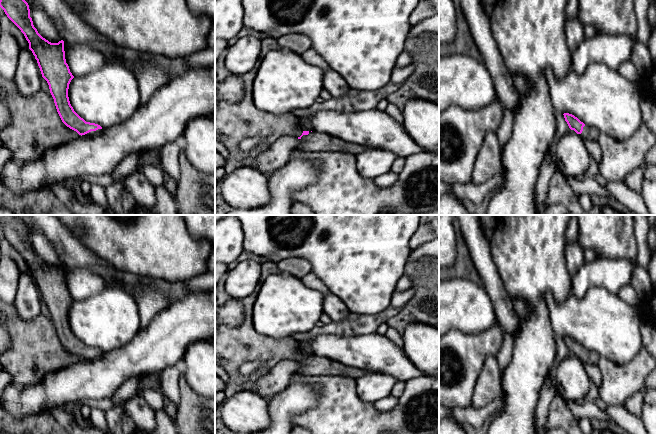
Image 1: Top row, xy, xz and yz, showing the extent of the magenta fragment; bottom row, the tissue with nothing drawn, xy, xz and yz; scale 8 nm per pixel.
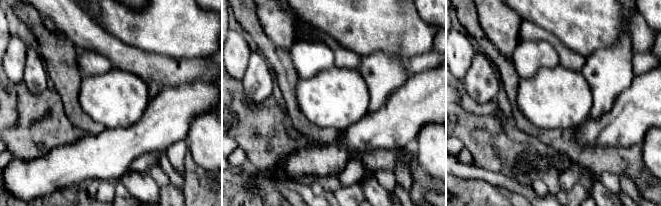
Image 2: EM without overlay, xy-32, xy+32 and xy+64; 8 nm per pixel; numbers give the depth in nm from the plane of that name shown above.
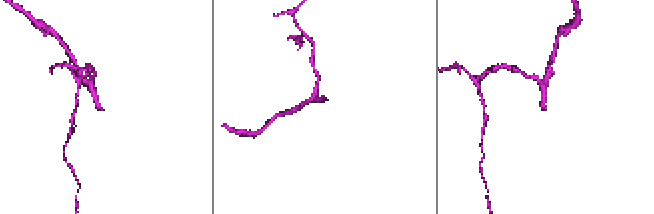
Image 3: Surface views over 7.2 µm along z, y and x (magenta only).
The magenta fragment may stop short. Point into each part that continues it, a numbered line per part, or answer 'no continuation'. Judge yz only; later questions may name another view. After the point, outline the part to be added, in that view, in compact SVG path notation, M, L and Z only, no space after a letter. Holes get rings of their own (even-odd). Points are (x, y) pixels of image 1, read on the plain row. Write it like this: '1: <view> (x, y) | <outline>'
1: yz (589, 357) | M585 349L583 351L583 355L582 355L582 357L580 359L584 363L584 365L585 364L595 364L595 365L598 365L598 361L600 359L600 356L595 351L590 351L590 350Z

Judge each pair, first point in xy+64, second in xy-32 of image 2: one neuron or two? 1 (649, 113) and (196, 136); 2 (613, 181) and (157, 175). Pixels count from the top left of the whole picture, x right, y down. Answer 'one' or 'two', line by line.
1: two
2: one

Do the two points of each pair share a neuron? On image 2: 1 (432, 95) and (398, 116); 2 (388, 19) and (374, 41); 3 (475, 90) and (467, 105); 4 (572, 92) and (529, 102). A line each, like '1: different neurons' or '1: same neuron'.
1: same neuron
2: same neuron
3: different neurons
4: same neuron

